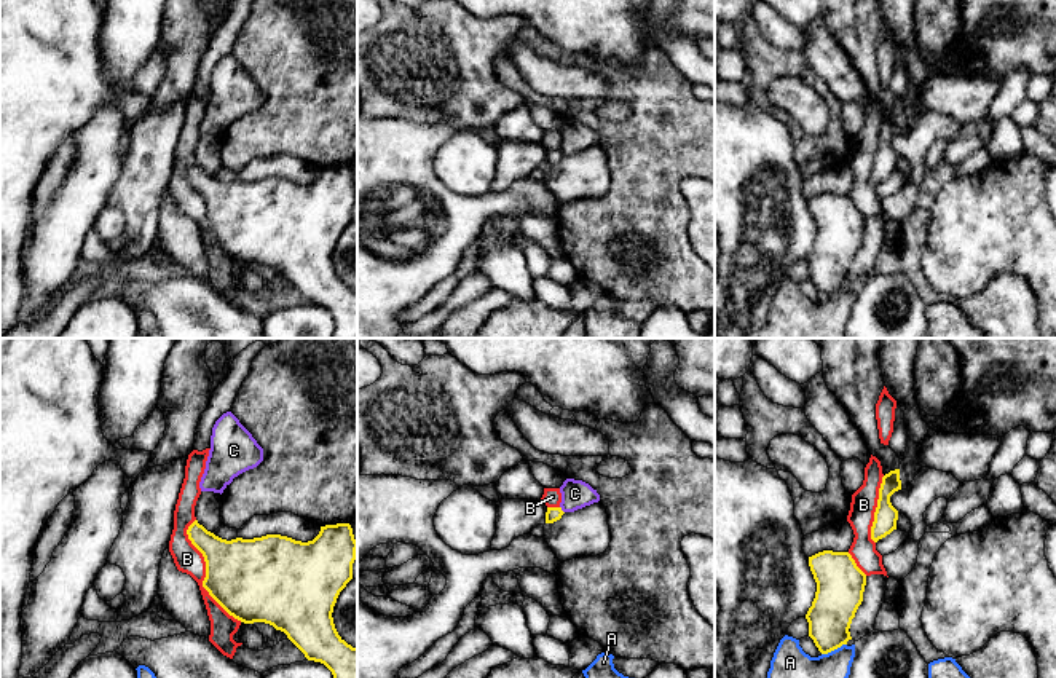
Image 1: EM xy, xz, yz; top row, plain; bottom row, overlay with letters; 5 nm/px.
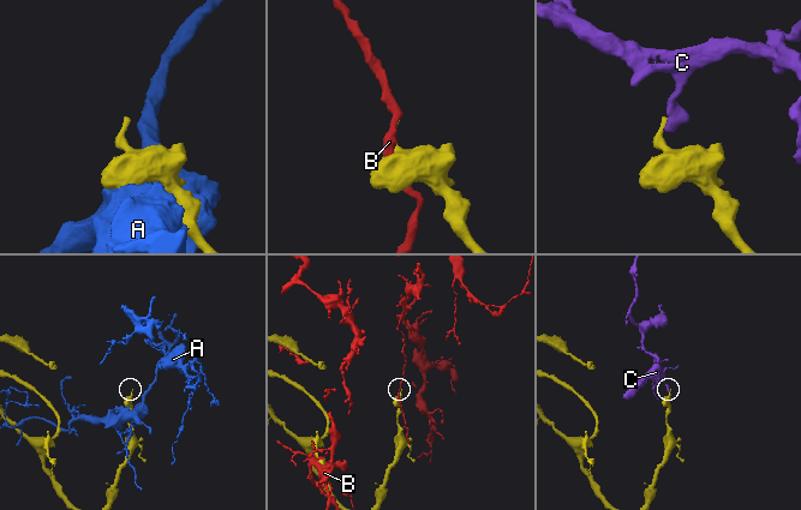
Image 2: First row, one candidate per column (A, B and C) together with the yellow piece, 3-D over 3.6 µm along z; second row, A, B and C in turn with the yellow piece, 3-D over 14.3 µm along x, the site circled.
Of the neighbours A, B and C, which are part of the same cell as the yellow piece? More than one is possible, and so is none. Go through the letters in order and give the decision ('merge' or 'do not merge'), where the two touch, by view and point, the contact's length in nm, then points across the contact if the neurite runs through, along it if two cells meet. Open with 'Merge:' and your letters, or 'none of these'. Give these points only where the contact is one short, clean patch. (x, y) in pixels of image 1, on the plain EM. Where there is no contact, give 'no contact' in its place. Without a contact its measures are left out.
Merge: none of these
A: do not merge; contact yz (833, 292); length 140 nm
B: do not merge; contact xy (206, 216); length 550 nm
C: do not merge; contact xz (560, 152); length 40 nm; border xz (560, 149), (563, 155)

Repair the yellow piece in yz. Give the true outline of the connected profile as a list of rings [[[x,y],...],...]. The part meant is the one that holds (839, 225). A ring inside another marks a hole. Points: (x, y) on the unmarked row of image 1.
[[[818,195],[809,199],[809,209],[817,225],[806,257],[809,279],[822,297],[828,297],[852,282],[849,271],[863,244],[866,217],[849,195]]]

